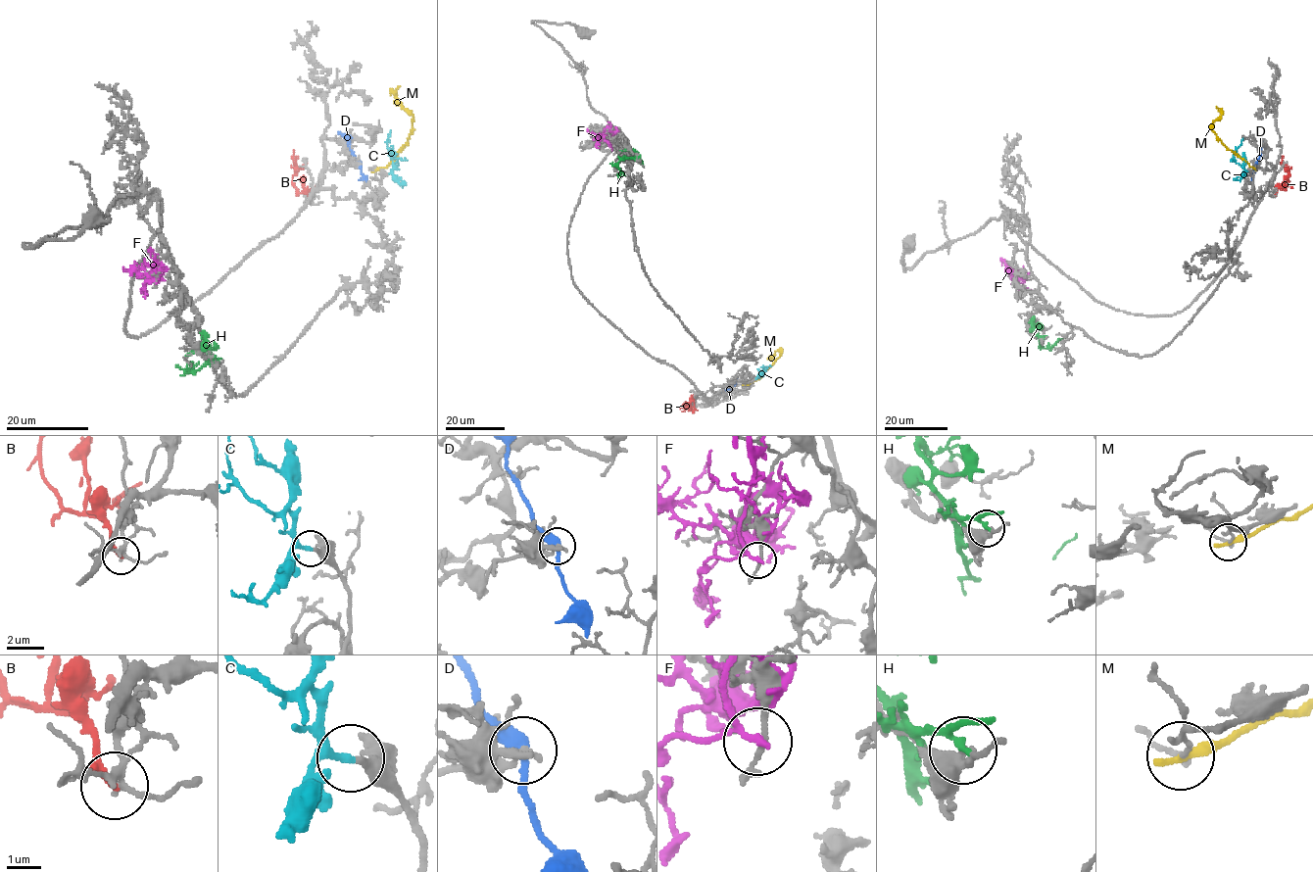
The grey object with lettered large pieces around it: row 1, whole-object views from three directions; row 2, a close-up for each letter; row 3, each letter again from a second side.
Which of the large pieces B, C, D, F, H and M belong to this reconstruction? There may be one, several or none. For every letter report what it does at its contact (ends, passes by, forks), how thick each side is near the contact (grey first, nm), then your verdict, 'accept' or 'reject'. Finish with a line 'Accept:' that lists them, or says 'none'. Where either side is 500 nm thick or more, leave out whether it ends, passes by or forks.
B: it ends there; 160 nm thick on the grey side, 240 nm on the other; reject
C: it passes by; 280 nm thick on the grey side, 170 nm on the other; accept
D: it passes by; 200 nm thick on the grey side, 320 nm on the other; reject
F: it passes by; 140 nm thick on the grey side, 150 nm on the other; reject
H: it passes by; 240 nm thick on the grey side, 160 nm on the other; reject
M: it ends there; 120 nm thick on the grey side, 320 nm on the other; reject
Accept: C

